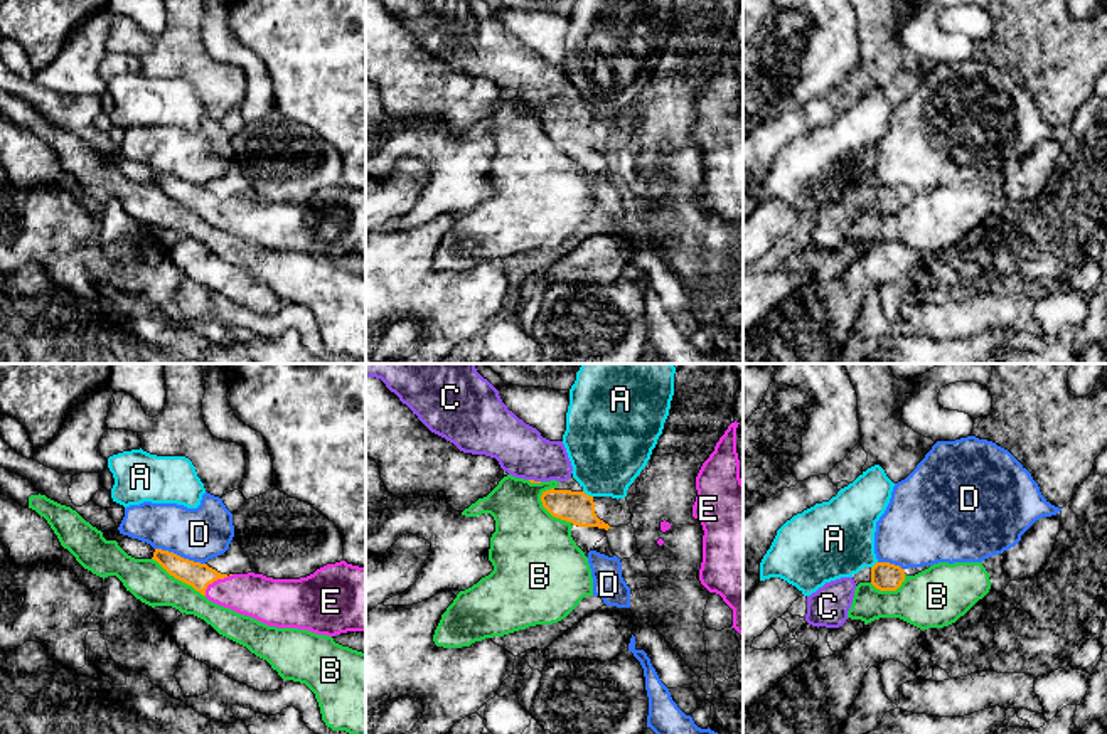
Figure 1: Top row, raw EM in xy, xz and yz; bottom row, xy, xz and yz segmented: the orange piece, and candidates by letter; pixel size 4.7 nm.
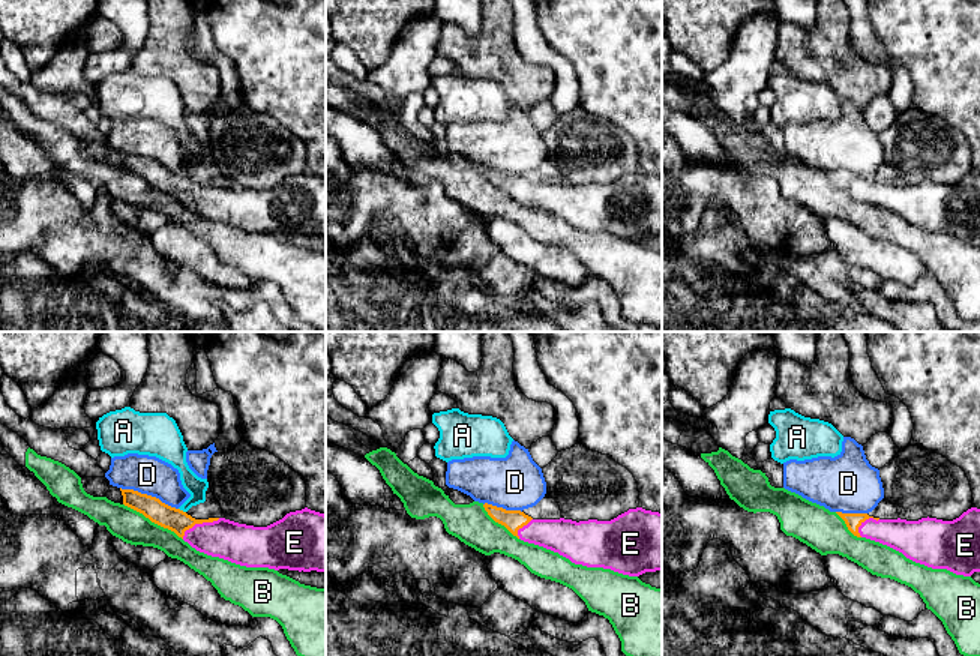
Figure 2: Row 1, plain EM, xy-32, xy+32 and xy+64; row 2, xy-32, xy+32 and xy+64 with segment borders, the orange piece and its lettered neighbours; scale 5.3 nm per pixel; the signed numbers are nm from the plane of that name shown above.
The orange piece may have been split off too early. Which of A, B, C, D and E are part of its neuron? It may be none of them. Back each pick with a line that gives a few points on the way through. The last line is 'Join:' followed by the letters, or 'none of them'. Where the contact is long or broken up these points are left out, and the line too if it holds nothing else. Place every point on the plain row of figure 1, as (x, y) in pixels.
C: across xz (529, 103), (533, 103), (533, 85), (519, 71)
E: across xy (199, 199), (216, 202), (228, 214), (263, 221)
Join: C, E

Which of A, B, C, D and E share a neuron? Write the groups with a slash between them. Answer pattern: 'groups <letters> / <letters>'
groups A / B / C E / D

